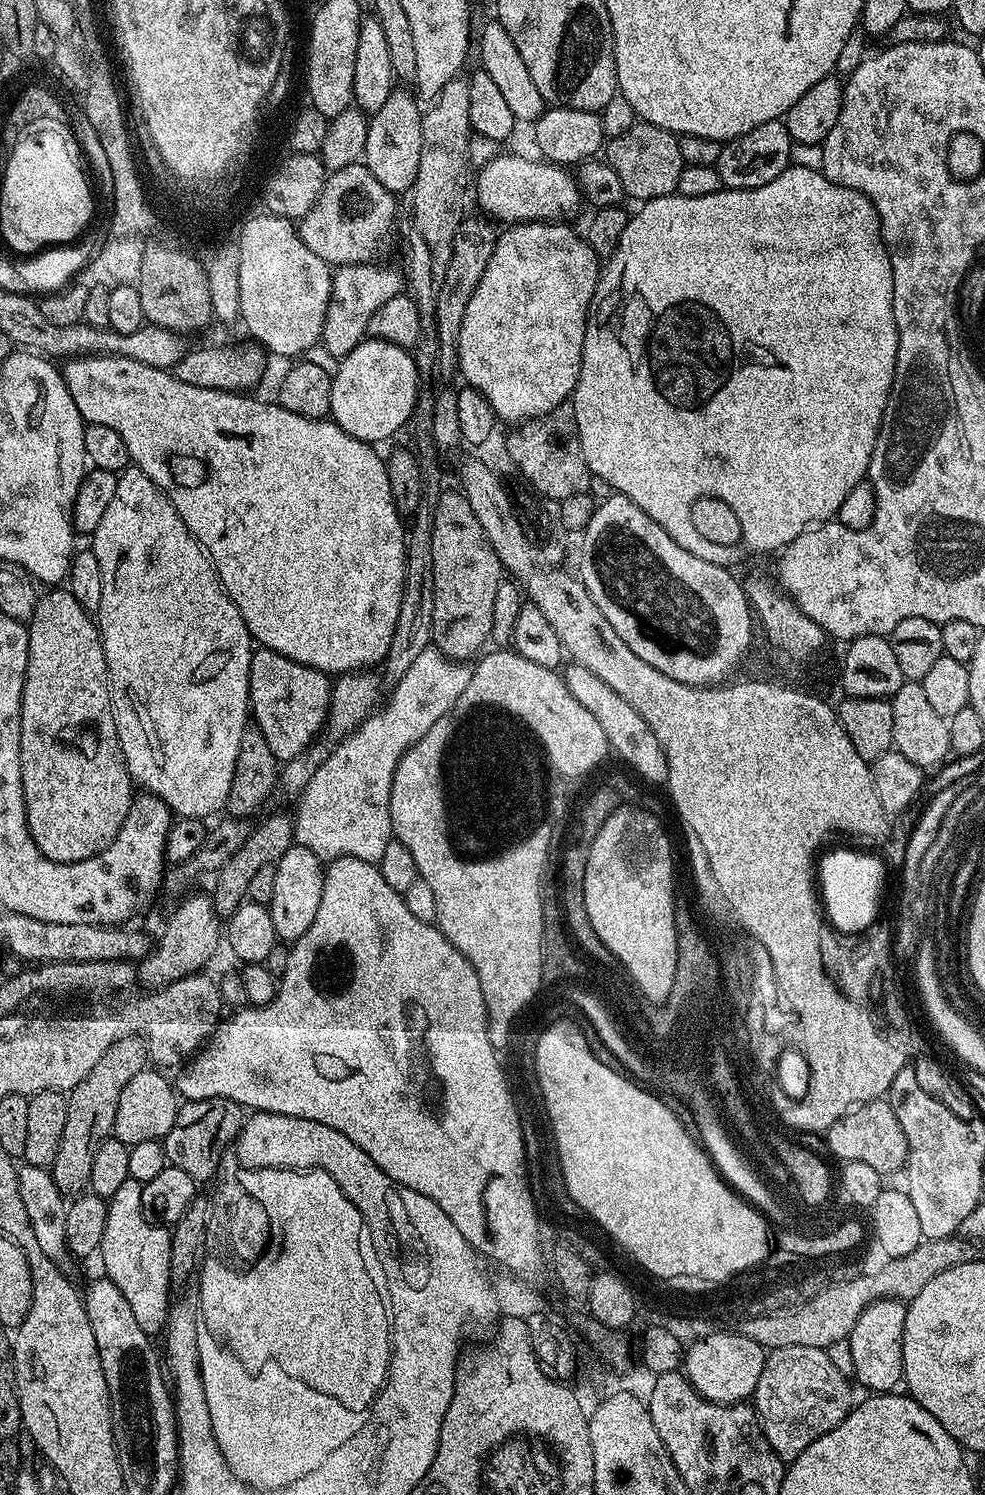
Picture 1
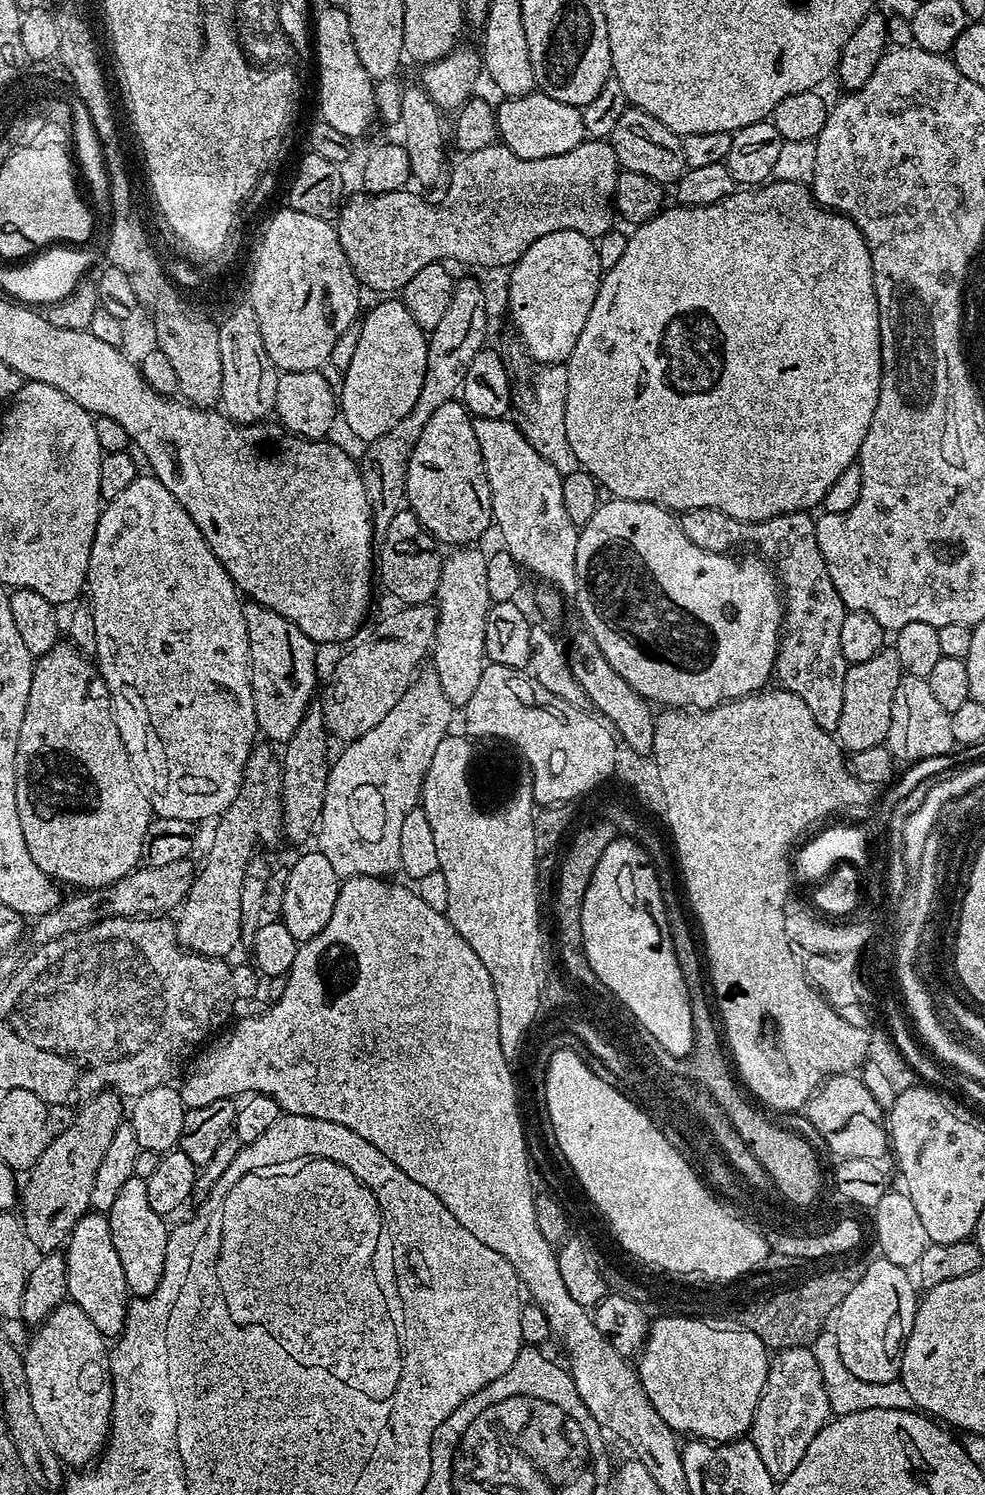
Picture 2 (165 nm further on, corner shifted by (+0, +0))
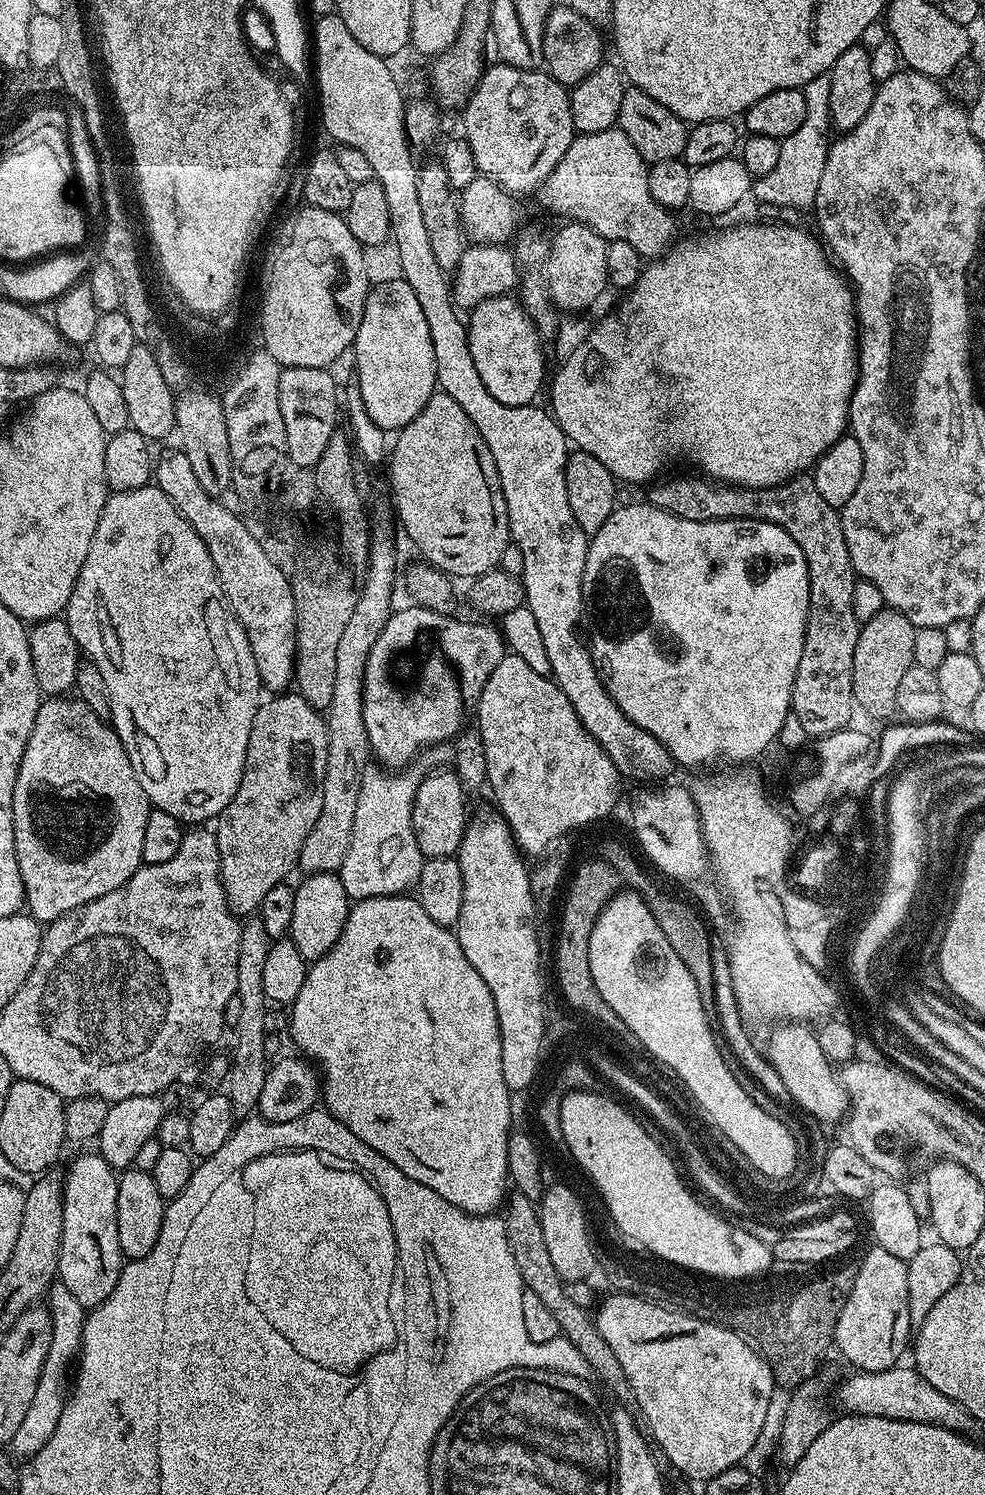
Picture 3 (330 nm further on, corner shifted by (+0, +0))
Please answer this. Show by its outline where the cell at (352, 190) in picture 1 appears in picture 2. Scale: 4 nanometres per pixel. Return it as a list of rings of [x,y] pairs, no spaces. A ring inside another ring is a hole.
[[[585,138],[574,150],[570,150],[566,154],[558,154],[554,158],[530,158],[529,160],[518,158],[518,154],[514,154],[514,150],[510,150],[503,142],[486,146],[486,150],[465,152],[459,158],[461,160],[456,164],[456,181],[449,186],[448,201],[441,208],[431,208],[418,193],[408,192],[409,190],[373,192],[371,194],[359,194],[360,196],[349,195],[341,203],[338,209],[338,215],[334,220],[334,227],[338,238],[342,242],[342,250],[350,262],[354,274],[360,279],[361,285],[365,289],[373,288],[376,292],[384,292],[380,294],[399,293],[406,286],[406,282],[410,282],[410,278],[414,278],[414,274],[418,274],[418,270],[422,270],[422,266],[430,266],[437,262],[449,262],[448,260],[457,260],[460,264],[477,264],[480,268],[505,267],[504,269],[507,269],[509,266],[515,264],[520,259],[520,256],[526,254],[534,246],[534,242],[538,242],[538,238],[546,238],[546,234],[550,234],[554,230],[578,230],[582,235],[593,238],[599,238],[613,231],[614,224],[612,224],[612,216],[614,220],[616,183],[622,169],[612,149],[612,145],[607,139]]]

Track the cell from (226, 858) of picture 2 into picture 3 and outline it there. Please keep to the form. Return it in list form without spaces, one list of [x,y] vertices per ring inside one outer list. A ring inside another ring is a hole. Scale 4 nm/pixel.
[[[292,690],[268,699],[256,709],[246,762],[242,770],[242,782],[238,782],[234,798],[230,798],[228,805],[220,811],[215,821],[217,824],[214,824],[220,859],[220,881],[229,908],[240,918],[255,913],[262,898],[266,898],[266,893],[289,879],[292,868],[294,872],[299,865],[302,842],[306,842],[306,834],[314,830],[314,822],[318,822],[318,814],[322,814],[320,785],[314,776],[312,780],[312,772],[323,773],[326,766],[328,725],[325,717],[310,706],[306,698]]]

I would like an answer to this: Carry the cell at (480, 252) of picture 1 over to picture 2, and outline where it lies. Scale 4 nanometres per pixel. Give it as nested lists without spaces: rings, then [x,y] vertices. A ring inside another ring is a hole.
[[[464,280],[455,285],[452,301],[446,312],[446,318],[438,322],[438,326],[428,336],[428,365],[426,378],[422,386],[422,394],[418,394],[418,402],[414,402],[414,410],[394,430],[382,434],[382,438],[371,441],[367,445],[368,453],[359,457],[360,477],[366,486],[366,498],[372,507],[372,519],[377,525],[387,526],[405,507],[406,474],[410,454],[422,434],[422,426],[430,422],[430,414],[442,406],[442,402],[450,402],[461,395],[466,378],[466,370],[470,362],[485,347],[484,331],[488,328],[488,296],[484,288],[476,280]]]

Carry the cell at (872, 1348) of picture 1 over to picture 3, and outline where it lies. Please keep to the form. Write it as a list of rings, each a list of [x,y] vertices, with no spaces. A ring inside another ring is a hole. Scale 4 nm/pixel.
[[[874,1247],[863,1270],[858,1272],[854,1290],[837,1322],[843,1359],[862,1372],[881,1372],[897,1367],[900,1355],[909,1351],[914,1325],[908,1305],[908,1266],[905,1261]]]

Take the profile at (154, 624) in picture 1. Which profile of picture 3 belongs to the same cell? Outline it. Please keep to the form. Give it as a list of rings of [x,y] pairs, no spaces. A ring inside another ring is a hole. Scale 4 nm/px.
[[[149,486],[138,490],[112,492],[109,495],[98,518],[98,530],[94,530],[94,538],[90,538],[90,551],[86,554],[86,562],[82,562],[78,582],[74,582],[74,590],[70,594],[70,602],[66,609],[66,619],[70,626],[70,634],[74,634],[74,642],[79,646],[81,653],[92,660],[94,666],[98,666],[98,674],[102,674],[102,682],[106,682],[112,711],[110,723],[116,729],[118,738],[130,758],[130,766],[134,766],[138,782],[142,782],[142,790],[146,790],[148,803],[153,808],[161,808],[163,812],[181,822],[208,822],[204,820],[211,821],[219,817],[220,811],[228,805],[230,798],[234,798],[238,782],[242,782],[250,730],[256,717],[256,709],[262,703],[262,685],[258,666],[254,666],[250,642],[224,596],[220,579],[214,570],[214,562],[210,558],[210,550],[206,550],[206,542],[198,538],[194,526],[190,526],[190,522],[186,522],[186,518],[178,514],[174,502],[170,502],[170,498],[166,498],[166,494],[162,494],[160,488]]]

